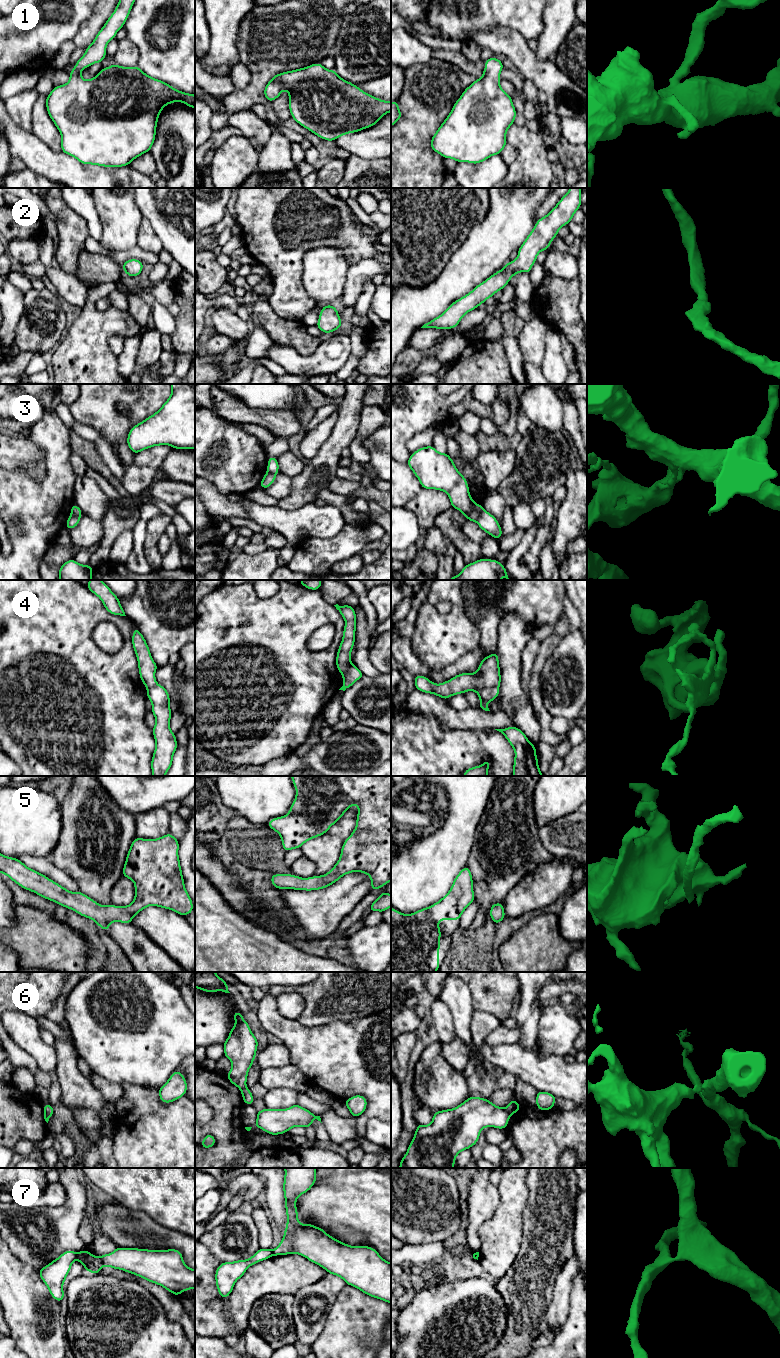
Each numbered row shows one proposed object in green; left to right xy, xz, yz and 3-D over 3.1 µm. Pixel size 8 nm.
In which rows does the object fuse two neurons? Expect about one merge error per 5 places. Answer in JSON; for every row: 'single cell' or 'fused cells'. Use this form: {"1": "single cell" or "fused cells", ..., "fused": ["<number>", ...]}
{"1": "single cell", "2": "single cell", "3": "fused cells", "4": "fused cells", "5": "single cell", "6": "fused cells", "7": "fused cells", "fused": ["3", "4", "6", "7"]}

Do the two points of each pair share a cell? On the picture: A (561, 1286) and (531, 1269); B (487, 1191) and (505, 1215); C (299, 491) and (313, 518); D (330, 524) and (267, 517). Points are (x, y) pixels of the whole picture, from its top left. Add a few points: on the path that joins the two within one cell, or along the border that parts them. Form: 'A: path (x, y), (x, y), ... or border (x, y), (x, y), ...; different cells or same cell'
A: border (566, 1261), (555, 1279), (552, 1300), (549, 1305); different cells
B: border (497, 1187), (497, 1207), (483, 1222); different cells
C: border (312, 502), (292, 510), (283, 509); different cells
D: path (314, 523), (283, 522); same cell

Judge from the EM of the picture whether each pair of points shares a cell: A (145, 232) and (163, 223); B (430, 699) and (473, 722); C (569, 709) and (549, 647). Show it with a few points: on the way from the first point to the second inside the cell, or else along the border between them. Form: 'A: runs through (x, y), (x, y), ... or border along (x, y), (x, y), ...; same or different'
A: border along (144, 217), (157, 233), (163, 248); different
B: runs through (441, 710), (451, 719), (462, 719); same
C: border along (562, 637), (543, 666), (540, 674); different

